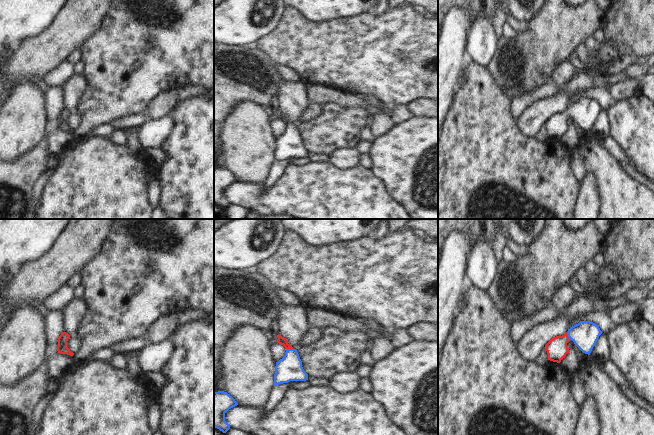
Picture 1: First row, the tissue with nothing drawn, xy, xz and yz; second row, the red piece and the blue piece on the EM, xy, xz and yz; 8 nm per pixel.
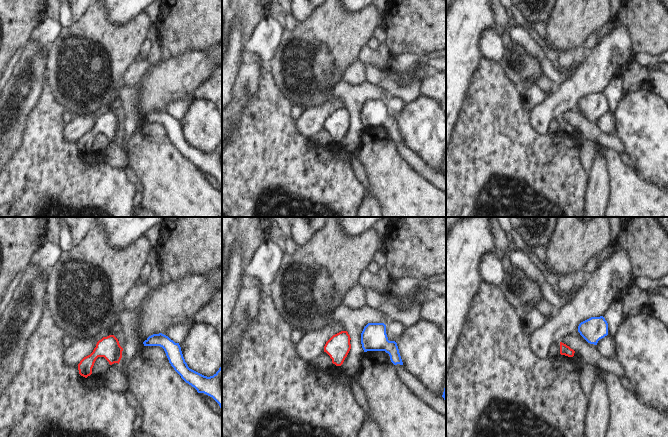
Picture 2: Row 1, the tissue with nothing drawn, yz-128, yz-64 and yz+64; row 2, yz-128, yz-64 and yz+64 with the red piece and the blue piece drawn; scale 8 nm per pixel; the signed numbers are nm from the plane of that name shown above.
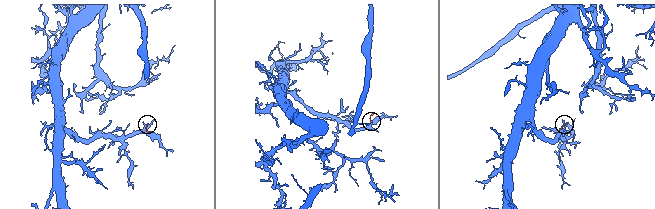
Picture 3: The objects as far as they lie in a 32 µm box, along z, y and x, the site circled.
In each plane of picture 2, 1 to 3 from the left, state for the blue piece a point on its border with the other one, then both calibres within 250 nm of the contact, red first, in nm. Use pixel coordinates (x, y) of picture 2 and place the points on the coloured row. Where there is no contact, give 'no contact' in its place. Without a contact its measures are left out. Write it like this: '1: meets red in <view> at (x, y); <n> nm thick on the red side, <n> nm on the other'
1: no contact
2: no contact
3: no contact

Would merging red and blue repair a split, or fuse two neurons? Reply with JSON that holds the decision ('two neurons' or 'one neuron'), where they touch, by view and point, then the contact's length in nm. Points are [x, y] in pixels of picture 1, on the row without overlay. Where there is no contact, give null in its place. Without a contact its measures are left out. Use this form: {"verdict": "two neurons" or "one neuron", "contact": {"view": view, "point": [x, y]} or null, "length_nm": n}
{"verdict": "one neuron", "contact": {"view": "yz", "point": [567, 111]}, "length_nm": 80}

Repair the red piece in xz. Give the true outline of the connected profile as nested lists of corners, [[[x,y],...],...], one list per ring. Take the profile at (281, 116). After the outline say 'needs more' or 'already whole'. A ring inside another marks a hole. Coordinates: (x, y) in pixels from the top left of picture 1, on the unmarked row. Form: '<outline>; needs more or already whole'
[[[278,110],[277,119],[283,121],[286,125],[282,135],[276,138],[274,161],[288,159],[290,157],[306,157],[308,150],[302,143],[302,137],[296,125],[290,122],[285,114]]]; needs more

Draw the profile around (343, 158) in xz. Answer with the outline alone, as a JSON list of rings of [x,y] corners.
[[[340,148],[329,154],[329,162],[339,169],[348,169],[358,165],[359,155],[355,148]]]

